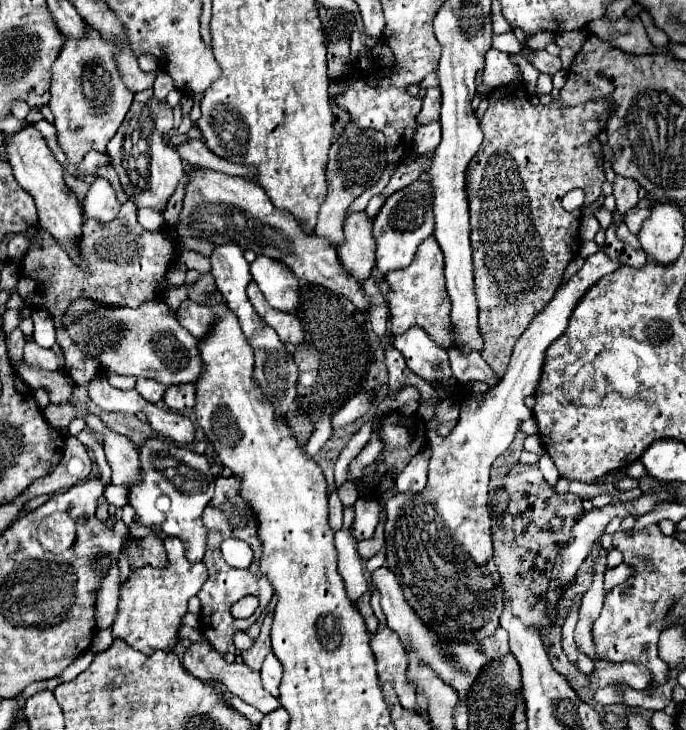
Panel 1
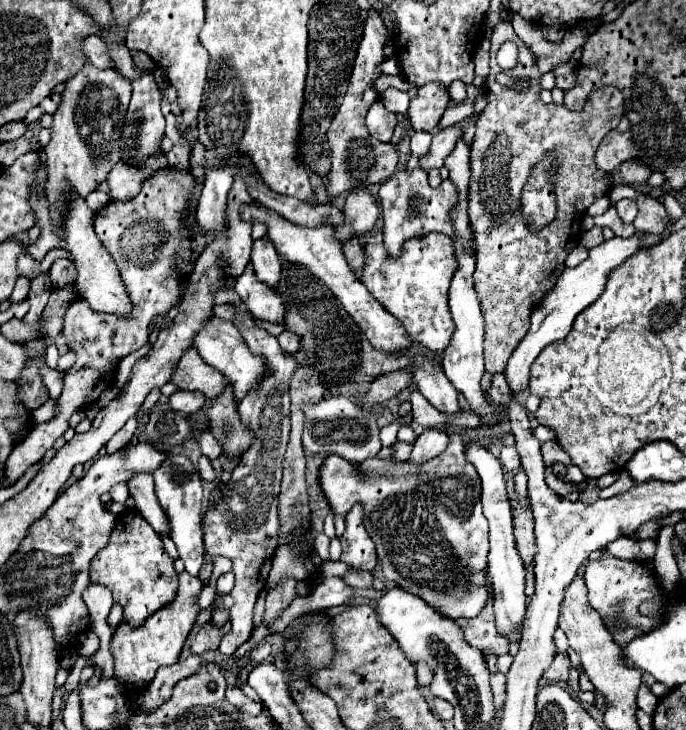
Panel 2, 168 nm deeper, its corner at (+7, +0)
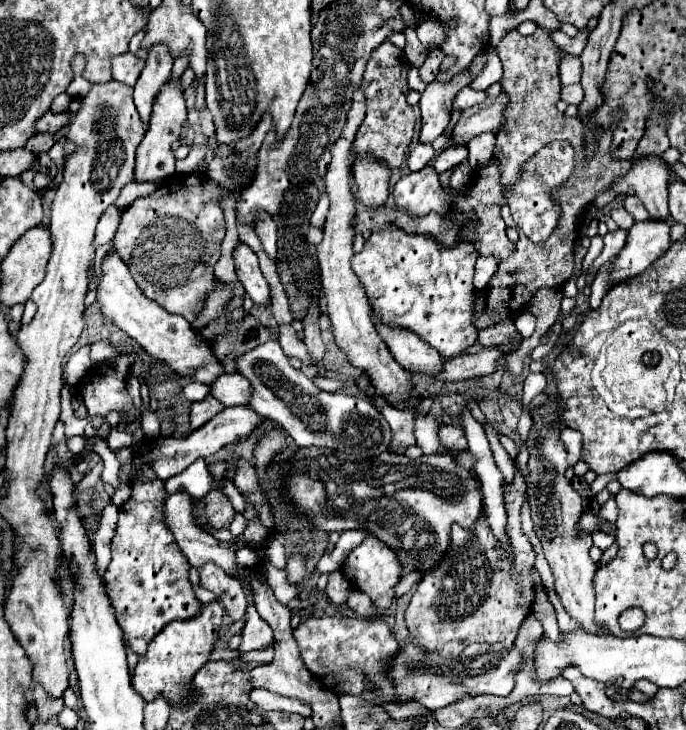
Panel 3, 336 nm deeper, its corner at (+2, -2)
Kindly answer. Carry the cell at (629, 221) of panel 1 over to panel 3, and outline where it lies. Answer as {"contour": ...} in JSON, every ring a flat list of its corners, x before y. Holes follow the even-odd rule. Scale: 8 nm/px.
{"contour":[[627,195,625,197,625,201,623,201,623,207,637,219,637,221,641,221,641,219,645,219,645,217,649,217,649,213,647,213,647,209,643,207,643,203,635,197,635,195]]}

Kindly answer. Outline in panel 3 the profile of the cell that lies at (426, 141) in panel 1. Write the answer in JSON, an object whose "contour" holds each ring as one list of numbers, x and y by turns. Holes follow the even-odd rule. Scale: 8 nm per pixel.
{"contour":[[419,143,419,145,413,147,413,151,411,151,409,157,407,157,407,169,409,169,411,173,415,173,415,171,427,167,427,165,431,163,433,157,435,157,433,147,431,147,431,145,423,145,423,143]]}

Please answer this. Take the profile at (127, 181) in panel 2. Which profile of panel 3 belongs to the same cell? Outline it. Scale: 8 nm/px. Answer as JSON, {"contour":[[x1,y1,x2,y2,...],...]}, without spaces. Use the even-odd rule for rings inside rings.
{"contour":[[167,79,167,83,159,89,157,99,153,103,153,113,149,119,147,133,137,147,137,177,135,181,167,181,169,177,175,175,175,157,171,151,171,145,179,139,181,127,187,121,187,111,185,111,185,97,183,97,183,87,175,79]]}

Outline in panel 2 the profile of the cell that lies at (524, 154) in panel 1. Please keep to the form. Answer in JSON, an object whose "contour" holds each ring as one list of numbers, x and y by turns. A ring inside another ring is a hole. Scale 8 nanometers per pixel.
{"contour":[[502,21,492,29,492,49,490,49,490,75,486,77,486,109,478,115,476,121,476,135,470,145,470,189,468,189,468,215,474,229,476,241,476,271,474,271,474,287,482,305,482,315,486,323,484,335,484,357,486,357,486,371,502,373,506,369,506,361,520,343,520,337,528,331,532,309,546,297,546,293,556,283,556,277,564,269,564,261,568,253,580,243,580,223,582,213,588,209,598,197,608,191,604,183,604,171,596,169,594,153,602,141,602,137,612,131,622,113,624,113,624,99,616,87,602,87,590,93,588,101,584,103,582,111,570,111,566,105,544,105,540,101,540,71,532,59,530,49,524,41,514,33,510,21],[512,41,518,45,518,65,514,69,500,69,496,63,496,51,502,43],[506,73,512,75,516,81,528,81,526,89,516,91,514,87,504,87,496,83,496,75],[552,155,552,169,554,169,554,193,556,193,556,217,552,223,544,225,540,231,530,231,522,209,520,209,520,195,522,189,532,173,532,169,546,157]]}

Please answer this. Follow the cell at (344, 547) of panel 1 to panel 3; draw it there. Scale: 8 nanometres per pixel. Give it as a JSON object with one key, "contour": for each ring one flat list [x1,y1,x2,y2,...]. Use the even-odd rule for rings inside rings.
{"contour":[[333,571,329,573,329,581,327,581,327,595,331,599,331,603,335,605,341,605,347,601,349,597,349,591,351,591,351,583,339,573,339,571]]}

